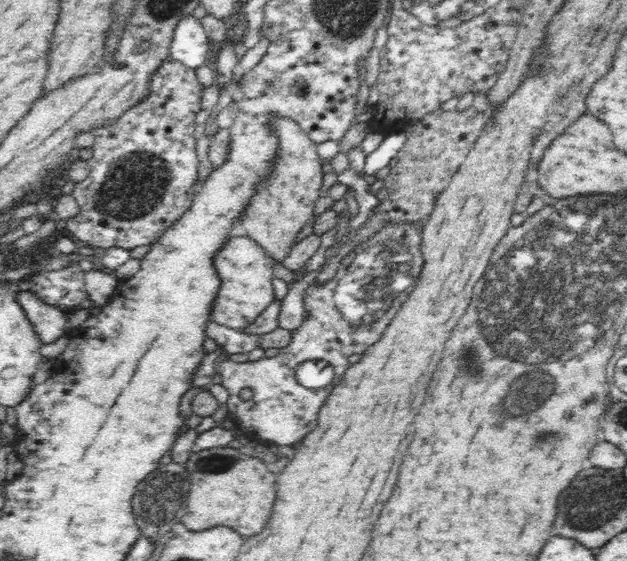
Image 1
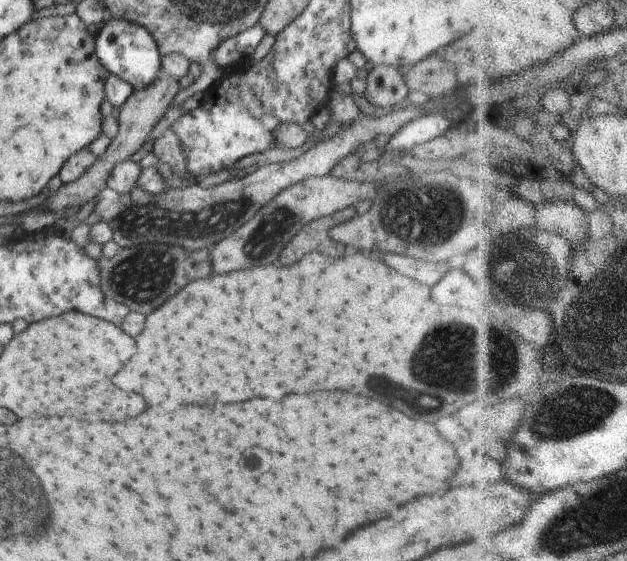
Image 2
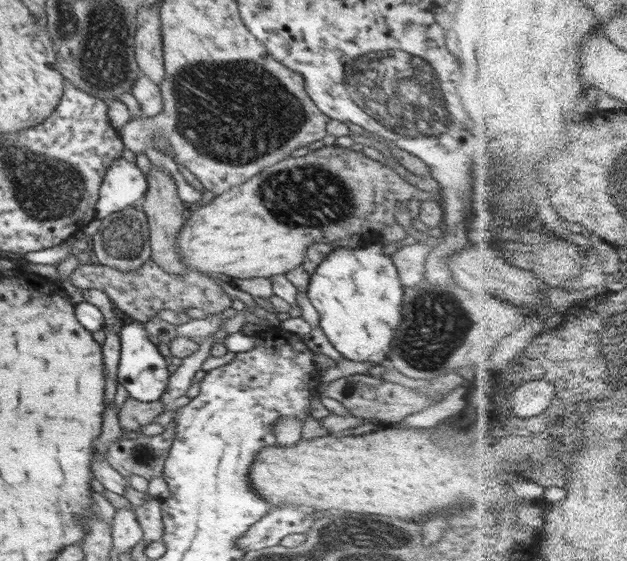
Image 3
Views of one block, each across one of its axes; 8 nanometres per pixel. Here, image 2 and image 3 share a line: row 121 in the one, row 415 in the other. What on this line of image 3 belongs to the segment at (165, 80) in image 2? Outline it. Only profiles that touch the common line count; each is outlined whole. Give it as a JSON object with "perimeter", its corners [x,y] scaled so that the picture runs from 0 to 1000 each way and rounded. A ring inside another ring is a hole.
{"perimeter":[[[204,708],[190,733],[190,759],[201,768],[223,768],[262,733],[262,717],[226,717]]]}

